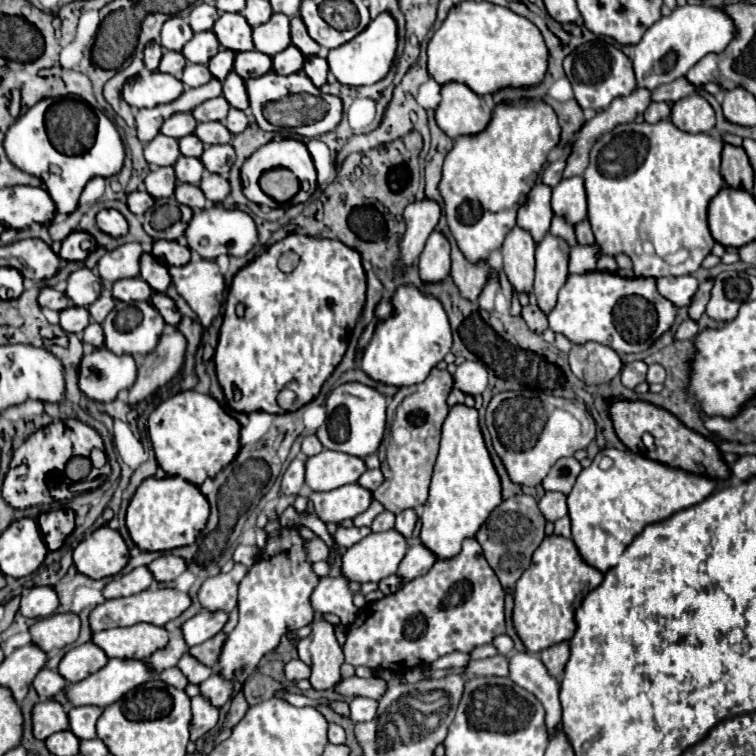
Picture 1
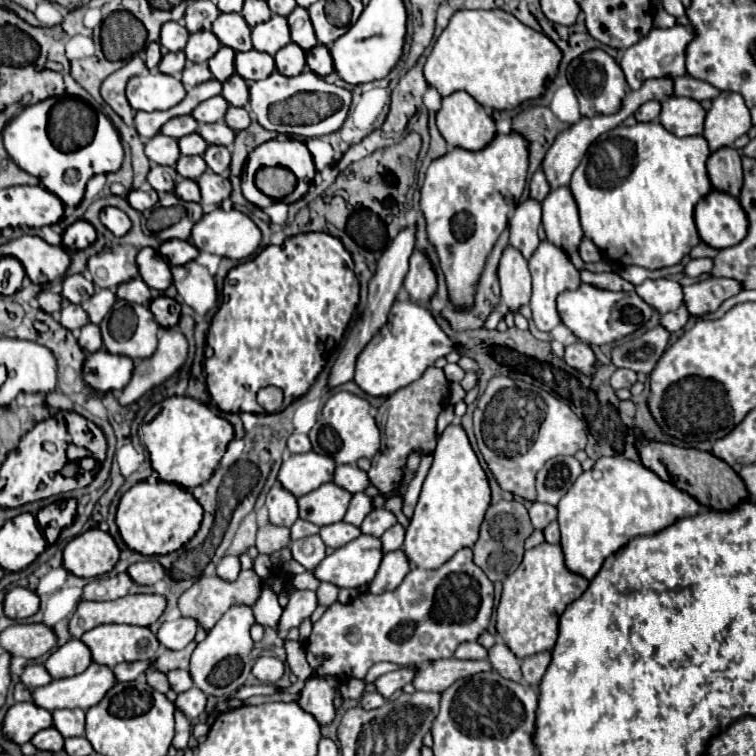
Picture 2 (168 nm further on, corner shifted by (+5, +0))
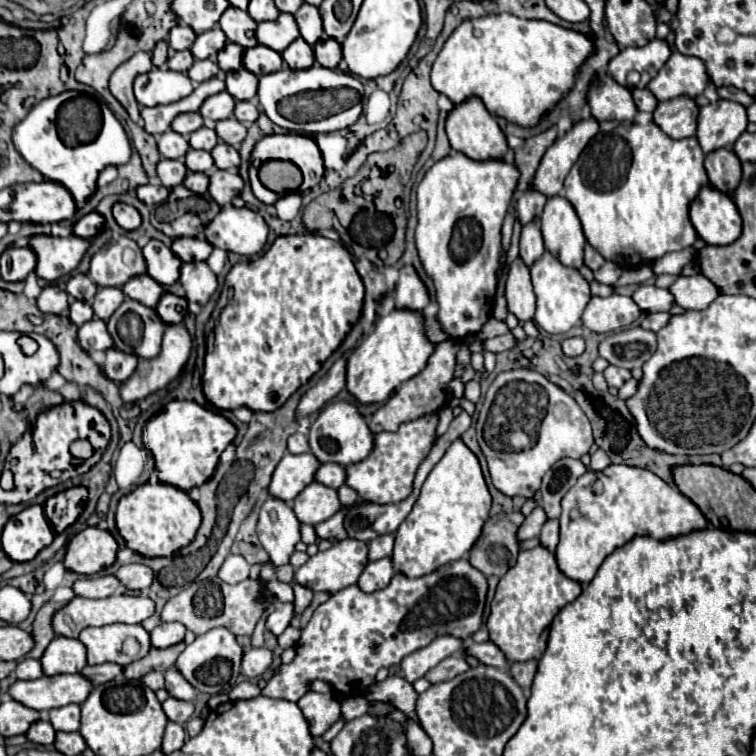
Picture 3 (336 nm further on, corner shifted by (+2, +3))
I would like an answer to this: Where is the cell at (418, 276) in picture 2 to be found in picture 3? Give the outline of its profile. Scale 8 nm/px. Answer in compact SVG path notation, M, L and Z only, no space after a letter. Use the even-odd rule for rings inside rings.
M412 265L400 267L400 277L394 287L394 305L398 309L422 311L428 305L428 291Z

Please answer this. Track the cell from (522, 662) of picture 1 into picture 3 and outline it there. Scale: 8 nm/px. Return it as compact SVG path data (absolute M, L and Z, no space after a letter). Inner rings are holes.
M492 641L470 643L468 647L464 647L464 653L476 657L484 665L492 665L492 667L498 667L498 669L506 669L508 667L508 661L506 661L504 653Z

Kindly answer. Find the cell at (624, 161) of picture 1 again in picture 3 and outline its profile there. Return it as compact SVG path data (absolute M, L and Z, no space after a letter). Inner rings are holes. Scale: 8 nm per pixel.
M622 123L618 125L610 137L606 133L598 133L588 147L594 151L588 159L588 171L582 167L582 155L572 165L566 181L564 181L564 197L576 209L586 241L606 259L616 261L620 267L632 267L636 263L652 263L660 259L664 253L680 251L690 247L696 241L696 229L688 217L688 205L698 195L700 187L708 183L708 175L704 171L704 153L696 141L696 137L688 139L670 139L664 131L654 125L638 125L638 123Z

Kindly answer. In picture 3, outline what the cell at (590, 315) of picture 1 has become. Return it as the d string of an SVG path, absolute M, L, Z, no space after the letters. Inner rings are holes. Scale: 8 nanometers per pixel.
M610 295L610 297L592 297L584 309L582 323L590 331L608 333L624 325L630 325L638 317L640 317L640 309L632 301L632 297Z

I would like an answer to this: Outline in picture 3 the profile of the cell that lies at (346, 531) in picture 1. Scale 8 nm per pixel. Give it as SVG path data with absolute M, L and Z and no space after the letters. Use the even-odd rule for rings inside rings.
M342 509L342 511L338 511L334 517L330 517L330 519L322 521L322 523L318 523L318 525L314 527L316 535L318 535L320 539L336 539L336 541L346 539L346 531L344 531L344 515L346 515L346 511Z

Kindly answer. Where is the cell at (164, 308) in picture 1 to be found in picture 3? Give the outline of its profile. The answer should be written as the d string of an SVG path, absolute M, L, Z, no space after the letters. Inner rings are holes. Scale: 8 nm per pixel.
M164 293L160 303L158 303L158 307L156 307L156 311L158 311L158 315L162 317L164 323L180 323L188 313L186 305L188 303L186 303L184 297L178 297L178 295L172 295L172 293Z

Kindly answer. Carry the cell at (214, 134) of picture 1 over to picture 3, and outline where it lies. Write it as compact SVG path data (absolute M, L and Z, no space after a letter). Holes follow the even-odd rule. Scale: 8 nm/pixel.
M228 117L228 119L222 119L216 123L216 133L222 141L226 141L228 145L238 149L246 137L246 127L236 117Z

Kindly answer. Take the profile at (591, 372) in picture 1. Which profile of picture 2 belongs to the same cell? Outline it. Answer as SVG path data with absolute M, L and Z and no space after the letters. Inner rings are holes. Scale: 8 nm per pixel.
M575 342L571 346L565 348L565 356L563 360L577 372L585 374L585 376L595 376L597 372L597 358L595 352L591 350L589 344L585 342Z

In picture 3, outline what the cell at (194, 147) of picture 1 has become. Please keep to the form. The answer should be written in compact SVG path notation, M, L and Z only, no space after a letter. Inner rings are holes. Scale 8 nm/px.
M202 127L202 129L194 131L194 133L190 133L188 141L190 141L190 147L192 147L192 149L212 151L212 149L216 147L216 143L218 143L218 135L216 135L216 131L214 131L214 129Z

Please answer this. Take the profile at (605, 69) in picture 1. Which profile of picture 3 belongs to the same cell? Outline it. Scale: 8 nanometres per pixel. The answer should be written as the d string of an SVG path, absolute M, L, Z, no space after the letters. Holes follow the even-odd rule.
M598 75L596 81L590 85L590 111L598 121L634 121L636 105L632 99L630 89L618 85L610 75Z

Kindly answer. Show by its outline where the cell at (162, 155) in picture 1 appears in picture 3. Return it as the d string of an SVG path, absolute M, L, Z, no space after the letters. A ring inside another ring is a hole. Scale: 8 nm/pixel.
M168 129L166 133L158 135L158 151L162 157L168 159L182 159L186 155L186 151L190 149L190 143L184 135Z

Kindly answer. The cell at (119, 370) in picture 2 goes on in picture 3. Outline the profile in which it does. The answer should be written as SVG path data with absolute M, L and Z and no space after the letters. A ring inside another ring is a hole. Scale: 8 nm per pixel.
M108 349L106 351L106 363L102 365L102 371L108 379L122 383L134 373L136 369L136 357L130 357L130 353L122 353L118 349Z

